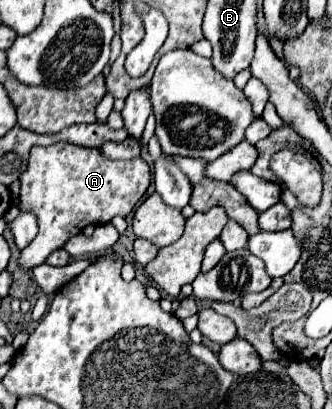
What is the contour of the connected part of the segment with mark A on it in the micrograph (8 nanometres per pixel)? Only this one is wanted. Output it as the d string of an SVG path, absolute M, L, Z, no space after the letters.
M57 142L53 146L37 146L29 156L29 166L21 180L21 204L33 208L39 218L39 234L35 240L25 246L19 254L19 266L31 270L47 260L47 256L59 250L71 236L79 234L87 224L107 224L115 216L129 216L135 204L143 198L149 186L149 166L143 158L133 160L109 160L101 154L99 148L83 148L67 142Z

